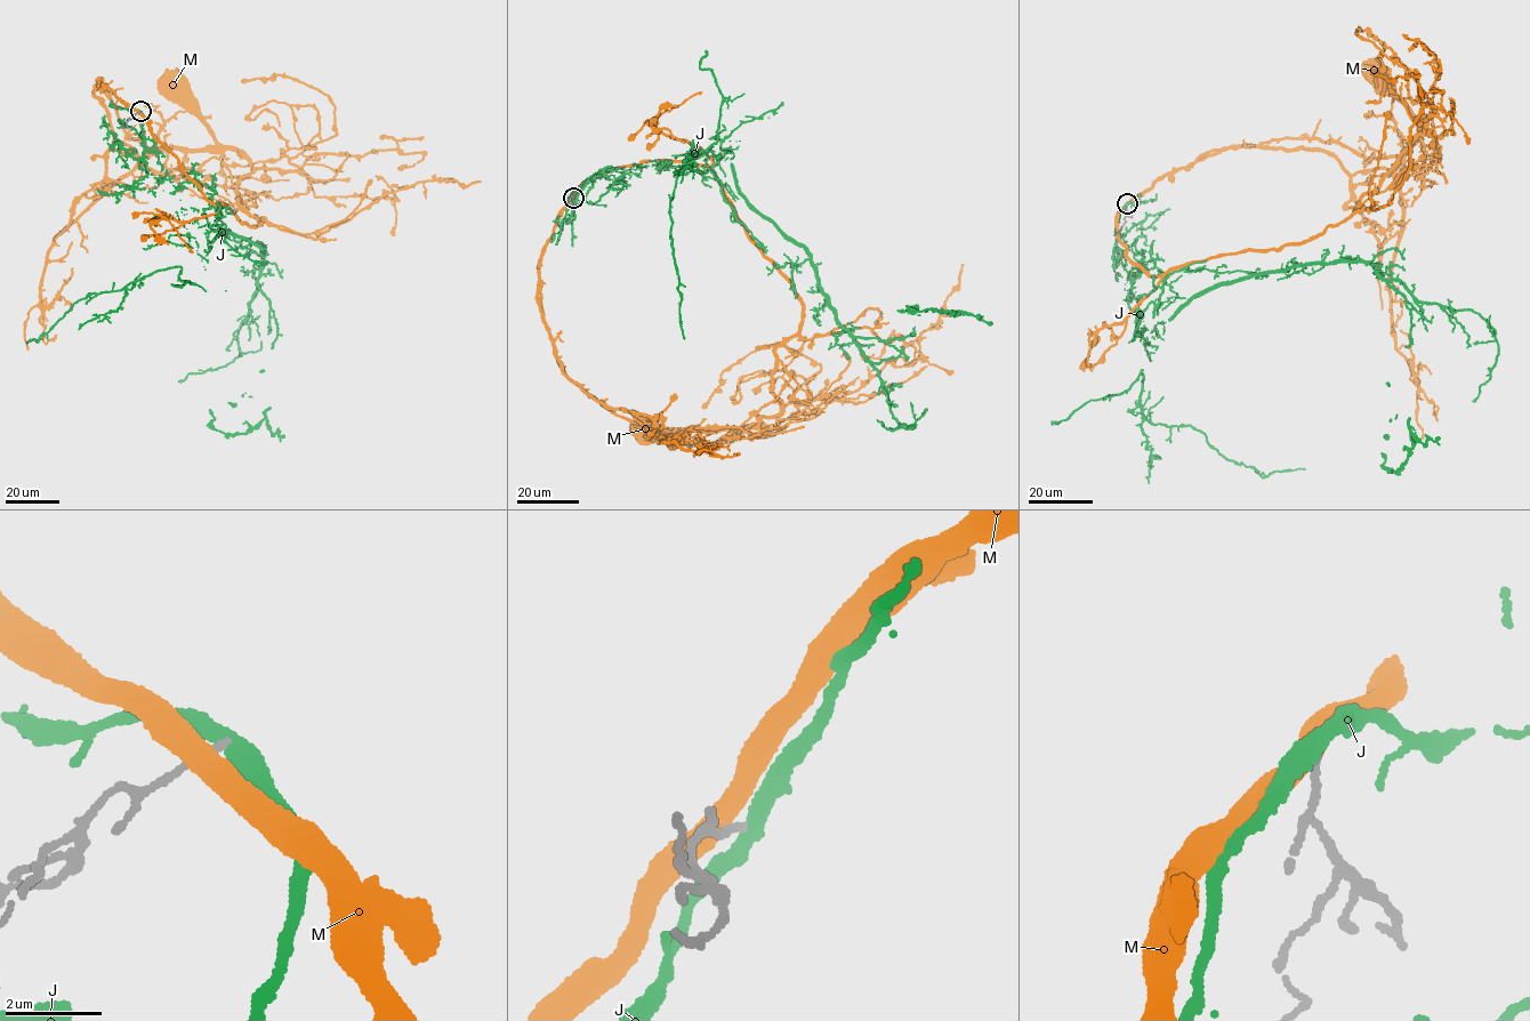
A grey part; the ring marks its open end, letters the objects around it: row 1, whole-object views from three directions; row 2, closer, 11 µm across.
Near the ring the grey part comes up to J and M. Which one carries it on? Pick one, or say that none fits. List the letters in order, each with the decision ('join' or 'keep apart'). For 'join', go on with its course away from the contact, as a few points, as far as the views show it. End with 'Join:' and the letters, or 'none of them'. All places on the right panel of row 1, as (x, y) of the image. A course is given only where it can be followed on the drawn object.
J: keep apart
M: keep apart
Join: none of them

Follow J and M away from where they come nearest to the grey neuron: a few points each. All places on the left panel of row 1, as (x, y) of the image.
J: (139, 111), (166, 178), (214, 190), (208, 240), (263, 248), (270, 408), (238, 434), (209, 409)
M: (138, 112), (98, 79), (125, 131), (152, 149), (164, 121), (187, 110), (170, 85)

